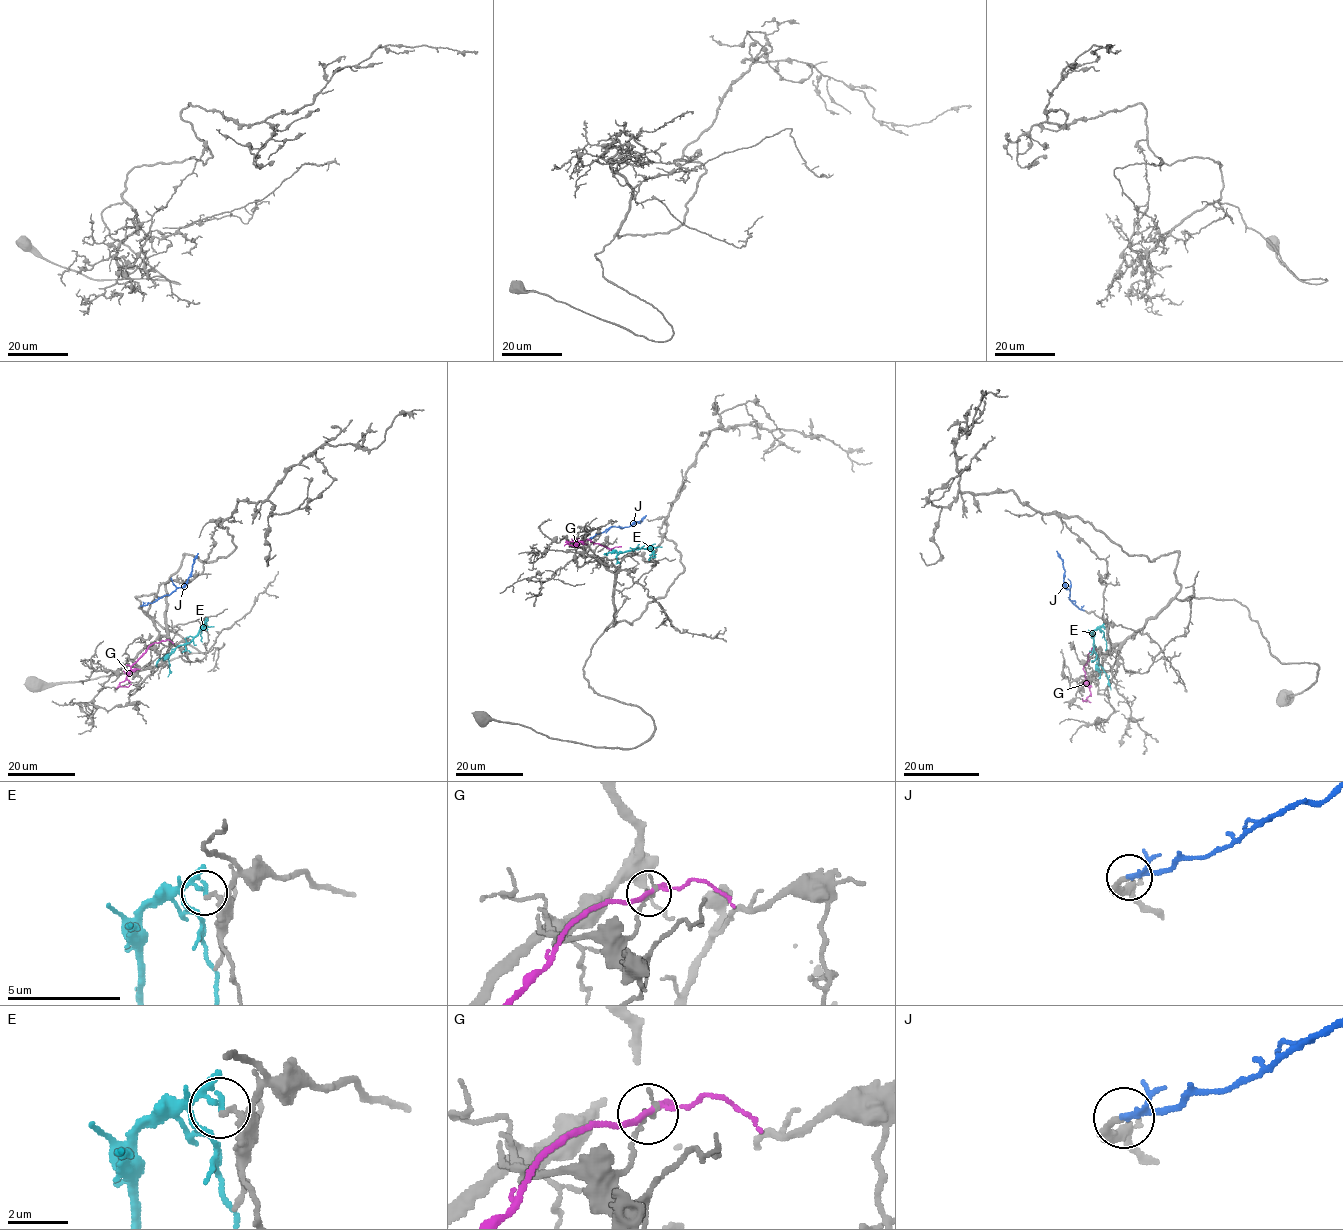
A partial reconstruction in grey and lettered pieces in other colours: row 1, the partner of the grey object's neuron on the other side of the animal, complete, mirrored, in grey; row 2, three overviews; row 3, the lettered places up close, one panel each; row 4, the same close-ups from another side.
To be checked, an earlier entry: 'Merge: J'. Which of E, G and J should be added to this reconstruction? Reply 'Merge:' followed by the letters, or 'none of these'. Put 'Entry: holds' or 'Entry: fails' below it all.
Merge: J
Entry: holds

